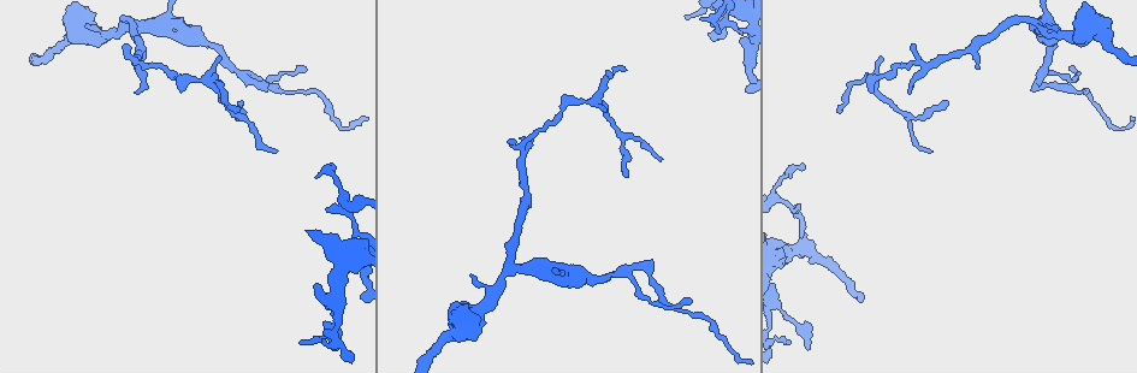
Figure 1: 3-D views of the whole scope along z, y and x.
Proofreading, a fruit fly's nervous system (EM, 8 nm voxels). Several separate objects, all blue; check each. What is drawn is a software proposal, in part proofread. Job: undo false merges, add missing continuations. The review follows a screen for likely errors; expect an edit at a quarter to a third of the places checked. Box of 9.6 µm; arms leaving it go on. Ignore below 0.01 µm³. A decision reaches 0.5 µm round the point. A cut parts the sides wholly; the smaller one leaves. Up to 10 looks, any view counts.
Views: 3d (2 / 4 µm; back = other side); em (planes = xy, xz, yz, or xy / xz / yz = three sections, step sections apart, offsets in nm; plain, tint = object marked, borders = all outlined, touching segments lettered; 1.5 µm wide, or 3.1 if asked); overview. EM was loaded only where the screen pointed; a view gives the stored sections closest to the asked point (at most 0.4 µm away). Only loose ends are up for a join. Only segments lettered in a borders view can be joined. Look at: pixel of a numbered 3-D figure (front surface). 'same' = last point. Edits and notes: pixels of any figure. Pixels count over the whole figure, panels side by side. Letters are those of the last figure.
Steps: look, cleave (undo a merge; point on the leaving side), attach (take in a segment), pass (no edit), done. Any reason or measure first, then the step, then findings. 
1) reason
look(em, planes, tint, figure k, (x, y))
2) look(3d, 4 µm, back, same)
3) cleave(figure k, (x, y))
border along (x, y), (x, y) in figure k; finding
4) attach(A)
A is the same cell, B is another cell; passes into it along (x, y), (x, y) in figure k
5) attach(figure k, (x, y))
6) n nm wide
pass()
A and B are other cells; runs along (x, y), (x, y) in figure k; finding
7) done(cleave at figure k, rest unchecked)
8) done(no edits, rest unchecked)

free end
look(em, xz, step 4, tint, figure 1, (842, 110))

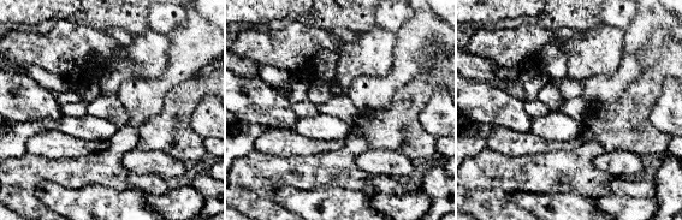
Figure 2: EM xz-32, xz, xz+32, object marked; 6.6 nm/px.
look(em, planes, tint, same)

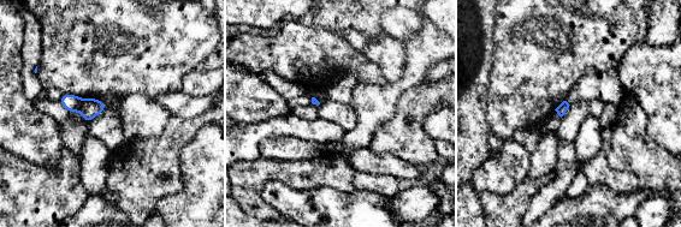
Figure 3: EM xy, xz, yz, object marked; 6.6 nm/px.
see the neighbours
look(em, planes, borders, same)

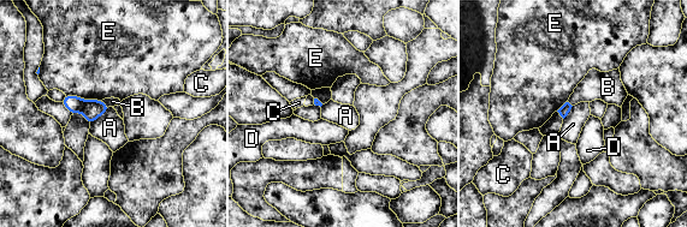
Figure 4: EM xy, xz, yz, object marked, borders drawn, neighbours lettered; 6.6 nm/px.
pass()
A, B, C, D and E are other cells; border along (111, 107), (90, 125) in figure 4; no lettered segment goes on from it

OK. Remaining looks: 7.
three-way junction
look(3d, 2 µm, figure 1, (1039, 25))

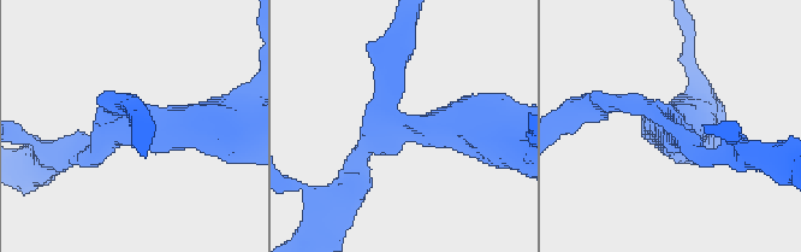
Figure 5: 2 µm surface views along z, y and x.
3 arms; arms of 180, 190, 260 nm
look(em, yz, step 8, tint, figure 5, (429, 126))

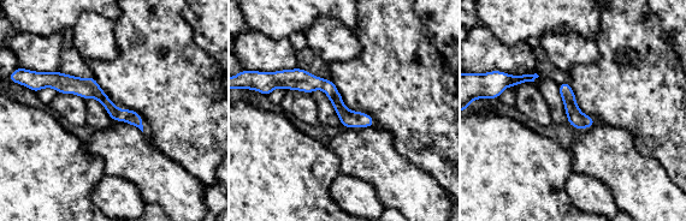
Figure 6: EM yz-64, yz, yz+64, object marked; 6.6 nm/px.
look(em, planes, borders, same)

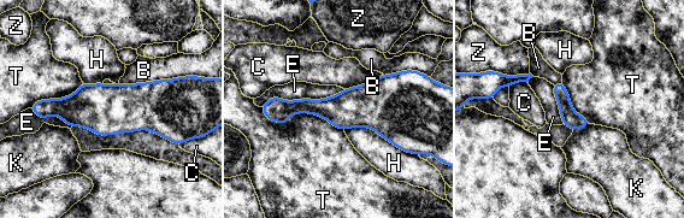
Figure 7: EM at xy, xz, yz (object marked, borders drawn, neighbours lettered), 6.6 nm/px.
pass()
B, C, E, H, K, T and Z are other cells; runs along (411, 101), (266, 111) in figure 7; one neuron here

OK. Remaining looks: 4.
branch point
look(3d, 4 µm, figure 1, (1045, 65))

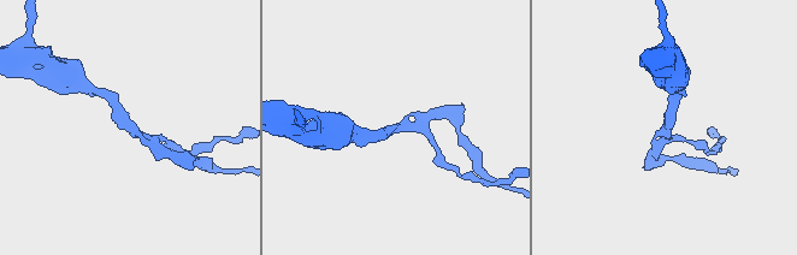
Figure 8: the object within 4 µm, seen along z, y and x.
3 arms
look(em, planes, tint, figure 8, (403, 123))

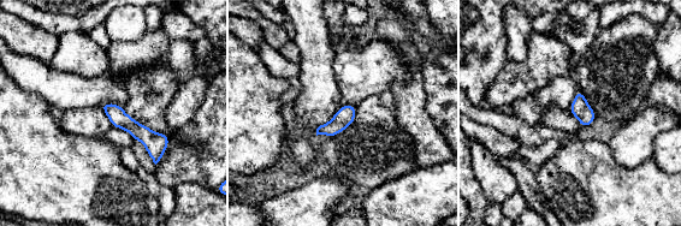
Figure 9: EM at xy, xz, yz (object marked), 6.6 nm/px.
see the neighbours
look(em, planes, borders, same)

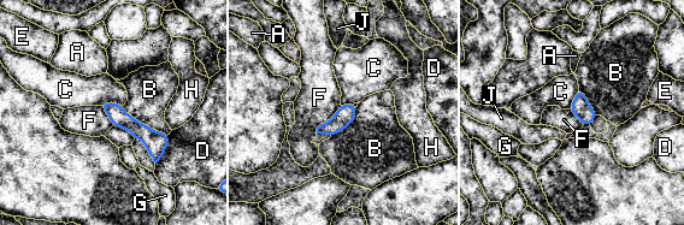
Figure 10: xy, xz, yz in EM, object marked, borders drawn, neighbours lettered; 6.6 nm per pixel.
120 nm wide
pass()
A, B, C, D, E, F, G, H and J are other cells; border along (341, 106), (317, 128), (316, 134) in figure 10; one neuron here

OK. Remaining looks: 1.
done(no edits, rest unchecked)

